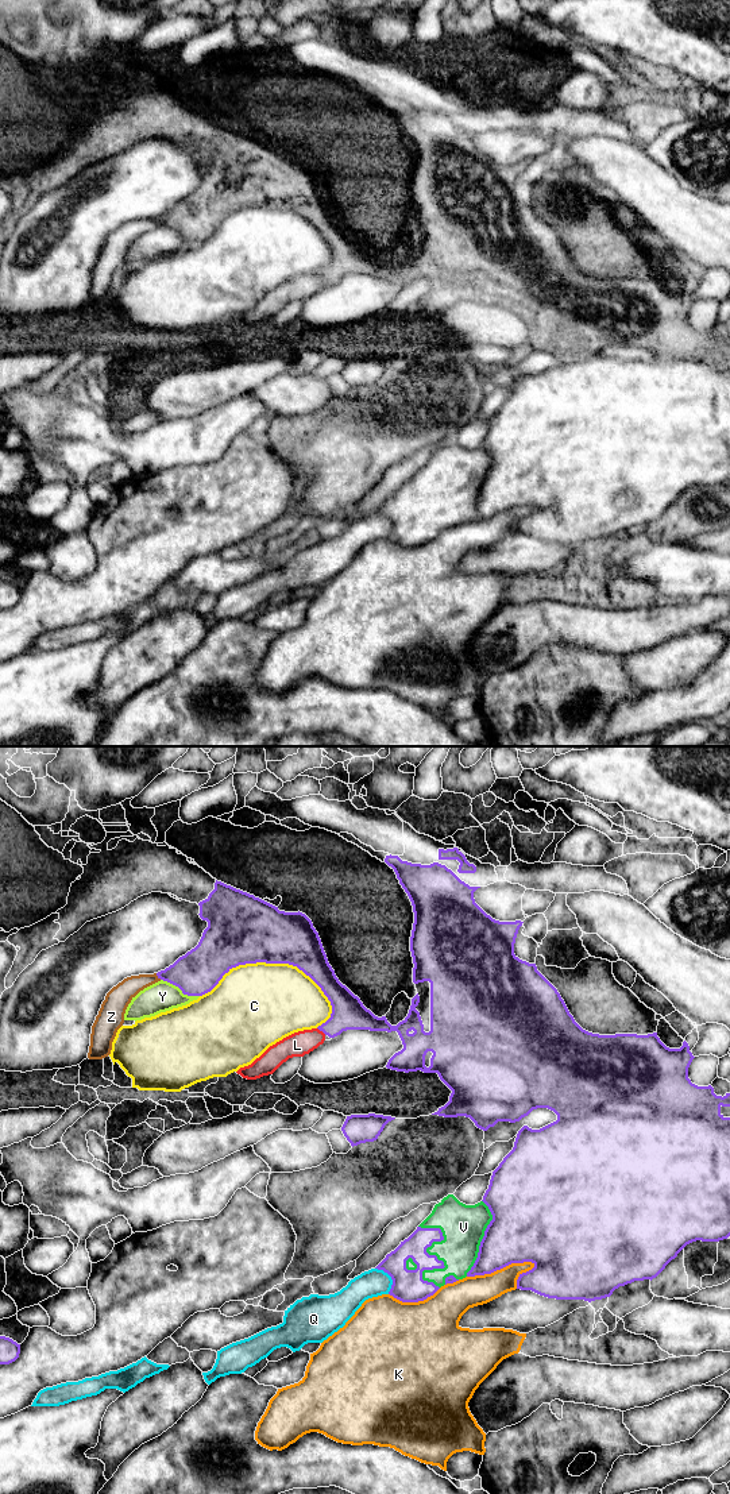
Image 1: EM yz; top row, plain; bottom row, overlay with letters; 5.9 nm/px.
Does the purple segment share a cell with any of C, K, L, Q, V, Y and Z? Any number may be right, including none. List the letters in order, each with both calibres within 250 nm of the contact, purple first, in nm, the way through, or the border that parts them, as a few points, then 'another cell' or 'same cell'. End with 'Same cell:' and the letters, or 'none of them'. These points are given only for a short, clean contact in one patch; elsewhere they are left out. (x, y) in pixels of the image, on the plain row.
C: calibres 400 and 480 nm; another cell
K: calibres 360 and 180 nm; another cell
L: calibres 200 and 140 nm; another cell
Q: calibres 190 and 160 nm; another cell
V: calibres 190 and 260 nm; same cell
Y: calibres 260 and 180 nm; another cell
Z: calibres 260 and 130 nm; another cell
Same cell: V

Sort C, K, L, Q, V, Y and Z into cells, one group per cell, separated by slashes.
C / K / L / Q / V / Y / Z

